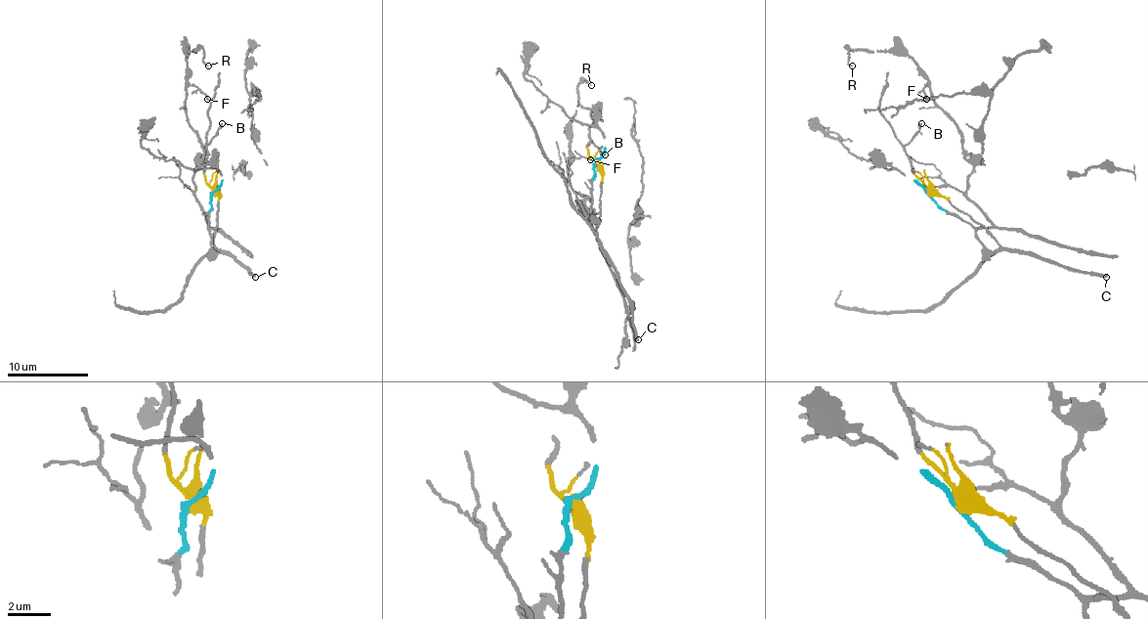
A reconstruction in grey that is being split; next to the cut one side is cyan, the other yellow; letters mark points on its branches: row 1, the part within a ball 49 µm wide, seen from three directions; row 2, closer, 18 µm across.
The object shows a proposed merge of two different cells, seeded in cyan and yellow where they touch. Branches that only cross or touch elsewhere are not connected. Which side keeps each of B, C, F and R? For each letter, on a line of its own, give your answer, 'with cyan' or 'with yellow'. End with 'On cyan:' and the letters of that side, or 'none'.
B: with yellow
C: with yellow
F: with cyan
R: with cyan
On cyan: F, R

